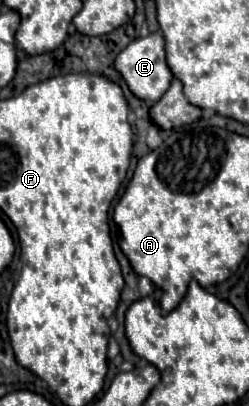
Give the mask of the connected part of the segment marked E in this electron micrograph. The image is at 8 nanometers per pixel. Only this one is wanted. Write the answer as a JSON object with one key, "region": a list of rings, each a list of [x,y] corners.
{"region":[[[160,31],[150,33],[148,37],[140,37],[134,39],[126,49],[122,49],[118,53],[118,57],[114,59],[114,67],[116,71],[122,75],[122,79],[126,81],[128,89],[142,101],[150,101],[156,103],[170,87],[172,83],[172,73],[166,65],[166,53],[164,53],[164,37]]]}

